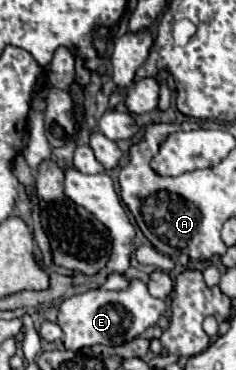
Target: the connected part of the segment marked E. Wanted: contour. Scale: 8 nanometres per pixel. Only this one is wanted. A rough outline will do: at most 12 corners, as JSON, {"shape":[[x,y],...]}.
{"shape":[[144,282],[64,300],[66,350],[120,346],[154,326],[166,302]]}

